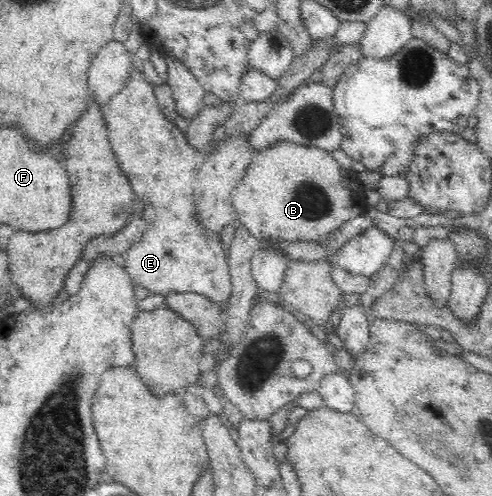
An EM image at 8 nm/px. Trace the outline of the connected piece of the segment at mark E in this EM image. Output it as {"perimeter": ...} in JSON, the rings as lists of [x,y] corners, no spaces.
{"perimeter":[[[139,64],[134,65],[129,72],[129,80],[125,82],[125,88],[113,94],[109,108],[103,112],[109,128],[109,140],[123,175],[132,186],[136,198],[156,210],[156,217],[153,218],[153,223],[149,224],[149,230],[136,244],[122,253],[120,259],[135,286],[147,288],[152,294],[165,295],[169,292],[202,294],[214,304],[221,306],[227,314],[232,293],[227,251],[223,251],[220,237],[211,237],[205,233],[205,229],[196,218],[197,211],[194,210],[196,177],[207,158],[207,149],[201,151],[191,146],[184,132],[172,120],[165,118],[158,107],[152,86],[153,84],[145,79]]]}

